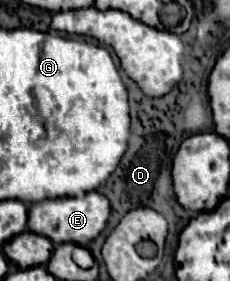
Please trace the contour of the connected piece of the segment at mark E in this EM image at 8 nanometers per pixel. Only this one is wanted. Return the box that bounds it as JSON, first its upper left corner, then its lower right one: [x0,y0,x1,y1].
[28,191,110,247]

